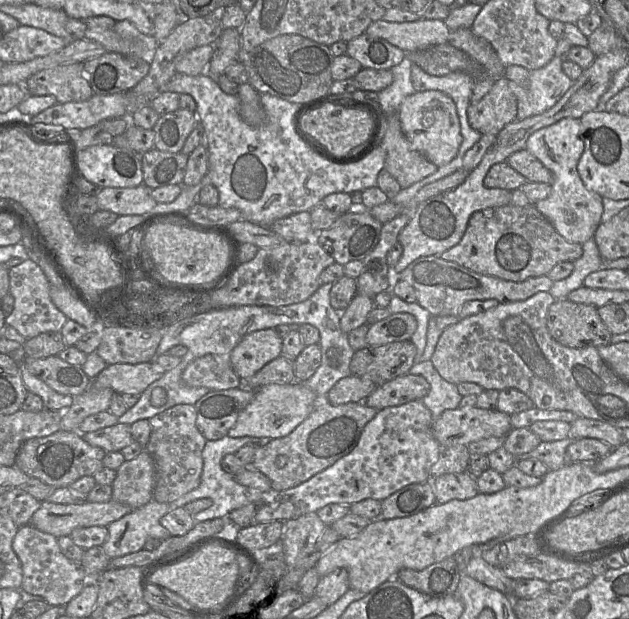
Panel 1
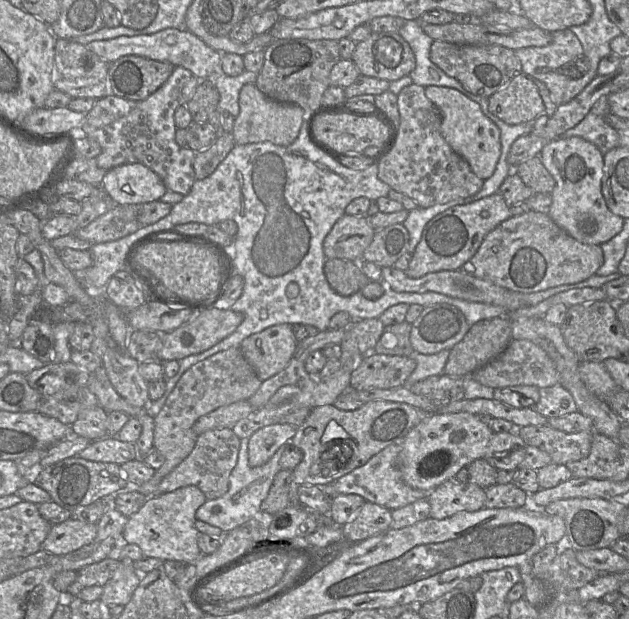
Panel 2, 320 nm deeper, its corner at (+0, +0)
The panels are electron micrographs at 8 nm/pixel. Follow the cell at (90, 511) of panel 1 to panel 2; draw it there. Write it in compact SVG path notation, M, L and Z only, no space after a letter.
M69 518L62 523L51 525L42 549L55 556L66 555L93 543L96 531L96 524Z

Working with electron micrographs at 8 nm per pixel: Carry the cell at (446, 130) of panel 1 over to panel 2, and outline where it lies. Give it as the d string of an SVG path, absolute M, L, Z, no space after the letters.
M425 87L426 97L442 114L441 133L450 147L470 165L472 171L486 180L493 175L501 155L500 129L481 110L478 103L454 88Z

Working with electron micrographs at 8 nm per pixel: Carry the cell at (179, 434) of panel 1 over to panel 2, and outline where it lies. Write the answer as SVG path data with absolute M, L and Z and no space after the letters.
M232 429L209 430L197 436L192 452L158 486L158 493L169 493L185 486L196 486L207 500L222 497L229 489L229 478L237 464L241 439Z

